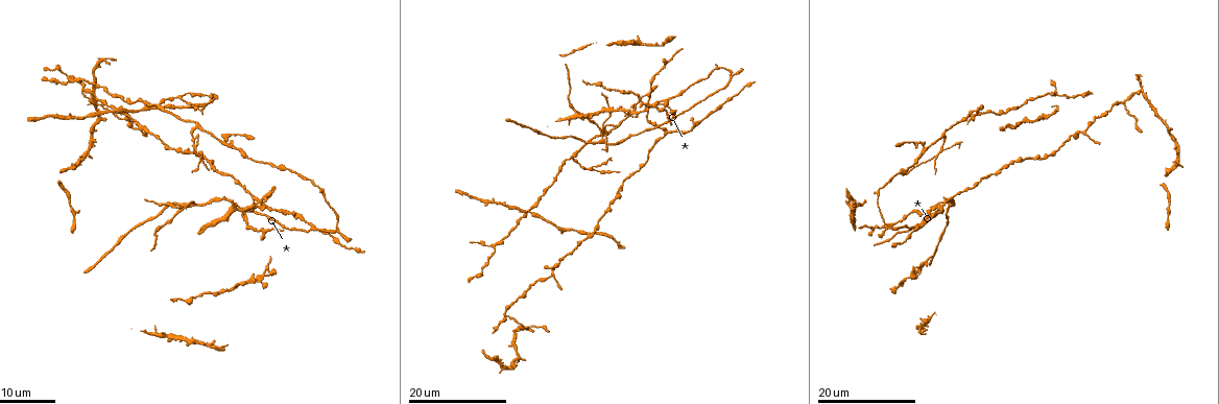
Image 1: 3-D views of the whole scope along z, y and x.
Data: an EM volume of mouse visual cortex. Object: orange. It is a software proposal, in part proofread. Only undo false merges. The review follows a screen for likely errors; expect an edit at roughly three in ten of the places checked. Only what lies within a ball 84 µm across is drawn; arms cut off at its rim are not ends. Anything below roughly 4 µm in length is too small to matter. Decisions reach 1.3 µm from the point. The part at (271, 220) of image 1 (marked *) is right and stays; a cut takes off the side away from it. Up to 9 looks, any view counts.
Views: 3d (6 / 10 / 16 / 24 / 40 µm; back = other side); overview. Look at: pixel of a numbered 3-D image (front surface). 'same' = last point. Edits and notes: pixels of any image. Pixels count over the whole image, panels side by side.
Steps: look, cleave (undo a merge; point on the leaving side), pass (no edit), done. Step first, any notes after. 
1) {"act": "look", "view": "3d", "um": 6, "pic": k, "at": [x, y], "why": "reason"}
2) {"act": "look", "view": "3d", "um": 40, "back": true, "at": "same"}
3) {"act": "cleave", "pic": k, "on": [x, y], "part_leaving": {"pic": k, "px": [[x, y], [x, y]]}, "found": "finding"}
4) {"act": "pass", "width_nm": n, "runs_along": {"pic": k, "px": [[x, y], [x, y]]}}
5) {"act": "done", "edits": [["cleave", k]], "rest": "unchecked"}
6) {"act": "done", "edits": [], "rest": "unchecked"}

{"act": "look", "view": "3d", "um": 24, "pic": 1, "at": [591, 169], "why": "three arms meet"}

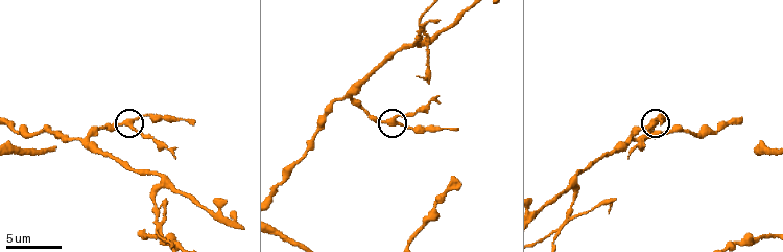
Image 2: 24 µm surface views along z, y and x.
{"act": "look", "view": "3d", "um": 10, "pic": 2, "at": [393, 121]}

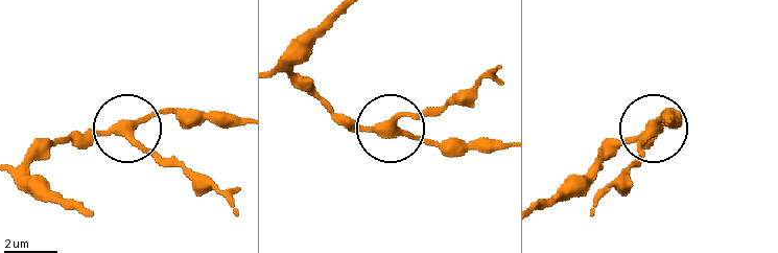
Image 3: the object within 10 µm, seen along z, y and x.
{"act": "pass", "arms": 3, "runs_along": {"pic": 3, "px": [[80, 212], [28, 169], [67, 140], [134, 133], [192, 185]]}, "found": "all the same neuron"}

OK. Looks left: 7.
{"act": "look", "view": "3d", "um": 10, "pic": 2, "at": [163, 223], "why": "branch point"}

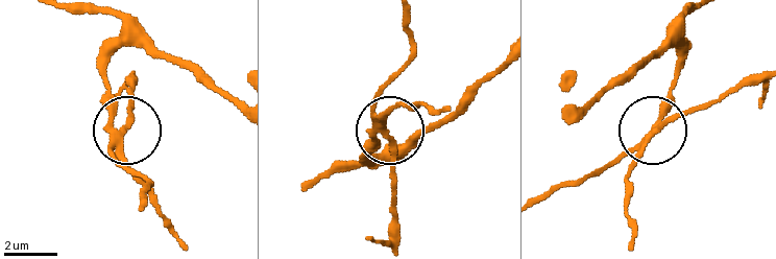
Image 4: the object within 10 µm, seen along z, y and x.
{"act": "look", "view": "3d", "um": 6, "pic": 4, "at": [122, 129], "why": "zoom in"}

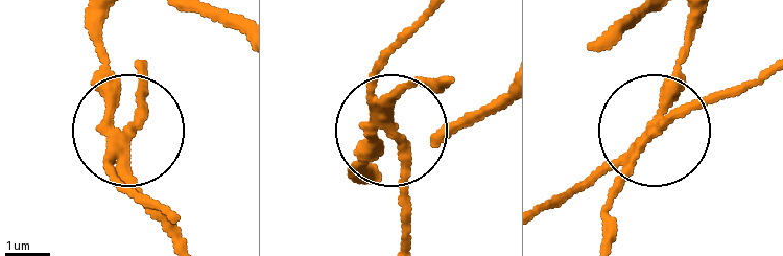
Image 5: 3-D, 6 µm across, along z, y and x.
{"act": "cleave", "pic": 5, "on": [141, 111], "part_leaving": {"pic": 5, "px": [[115, 145], [126, 187], [160, 209]]}, "found": "a second neuron is stuck on"}

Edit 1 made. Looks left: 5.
{"act": "look", "view": "overview"}

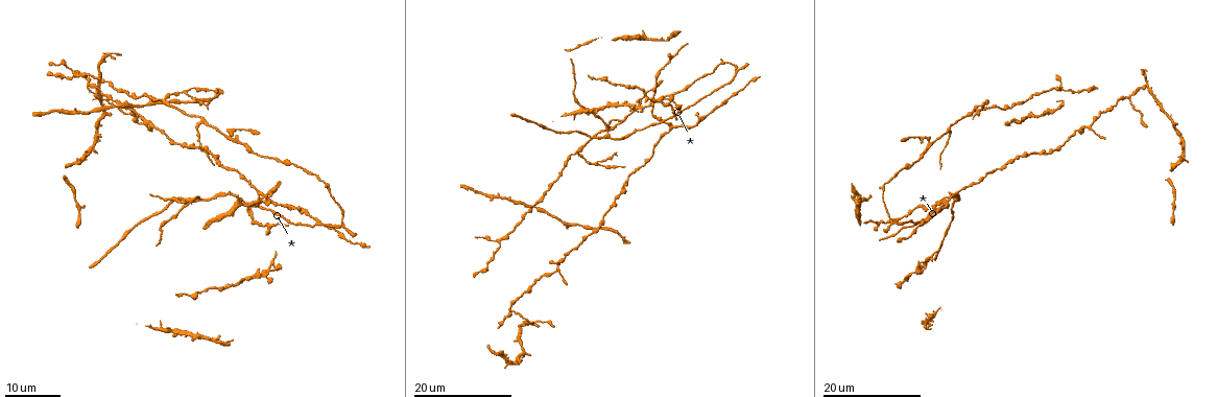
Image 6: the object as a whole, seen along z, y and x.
{"act": "look", "view": "3d", "um": 16, "pic": 6, "at": [165, 97], "why": "three-way junction"}

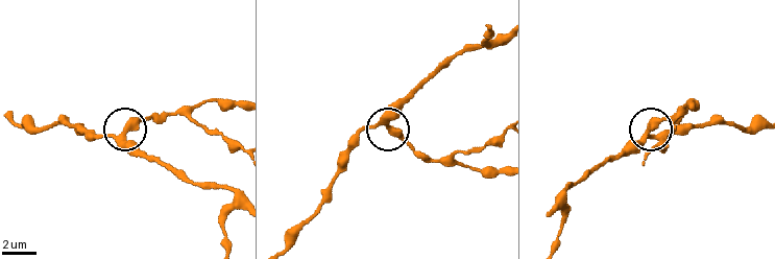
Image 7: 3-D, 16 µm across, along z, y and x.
{"act": "look", "view": "3d", "um": 10, "pic": 7, "at": [386, 126]}

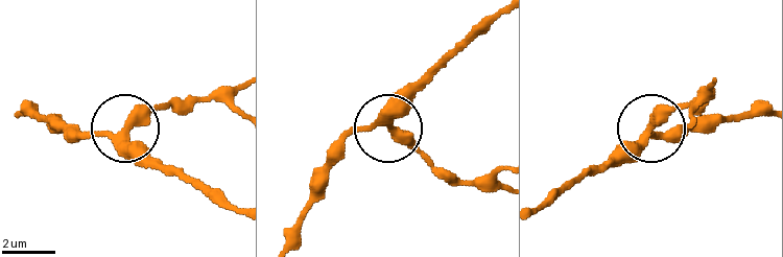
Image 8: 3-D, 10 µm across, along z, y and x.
{"act": "look", "view": "3d", "um": 10, "back": true, "pic": 8, "at": [386, 125]}

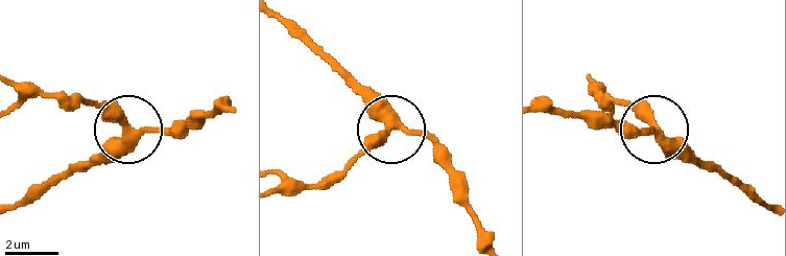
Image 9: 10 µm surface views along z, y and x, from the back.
{"act": "pass", "width_nm": 310, "runs_along": {"pic": 9, "px": [[765, 206], [613, 97]]}, "found": "all the same neuron"}

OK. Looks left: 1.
{"act": "done", "edits": [["cleave", 5]], "rest": "unchecked"}

